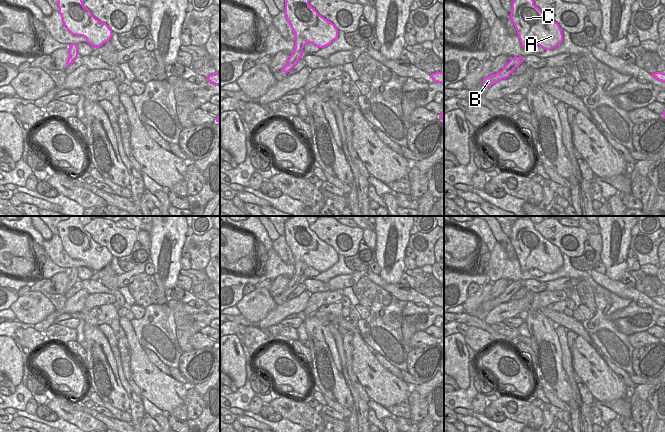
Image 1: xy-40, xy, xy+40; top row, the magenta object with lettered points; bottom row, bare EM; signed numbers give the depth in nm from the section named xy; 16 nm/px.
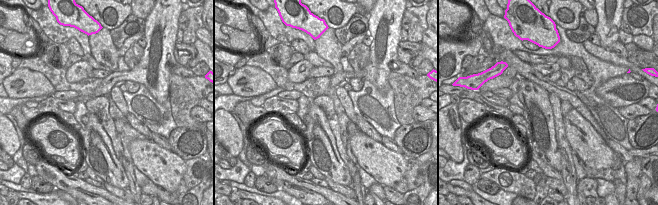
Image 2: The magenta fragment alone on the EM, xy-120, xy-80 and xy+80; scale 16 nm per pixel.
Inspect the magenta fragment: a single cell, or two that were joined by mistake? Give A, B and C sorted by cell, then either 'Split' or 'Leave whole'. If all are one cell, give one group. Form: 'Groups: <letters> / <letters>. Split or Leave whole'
Groups: A B C. Leave whole.

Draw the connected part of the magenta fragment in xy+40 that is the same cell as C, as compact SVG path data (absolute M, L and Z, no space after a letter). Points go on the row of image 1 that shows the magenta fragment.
M514 0L510 13L522 47L537 44L551 50L563 42L559 24L534 5L534 0Z

